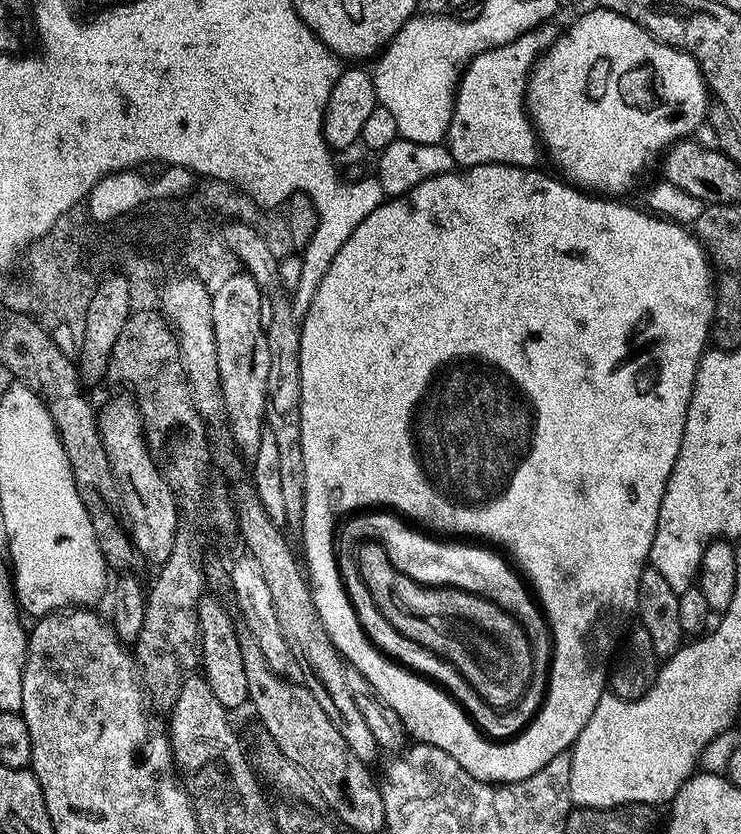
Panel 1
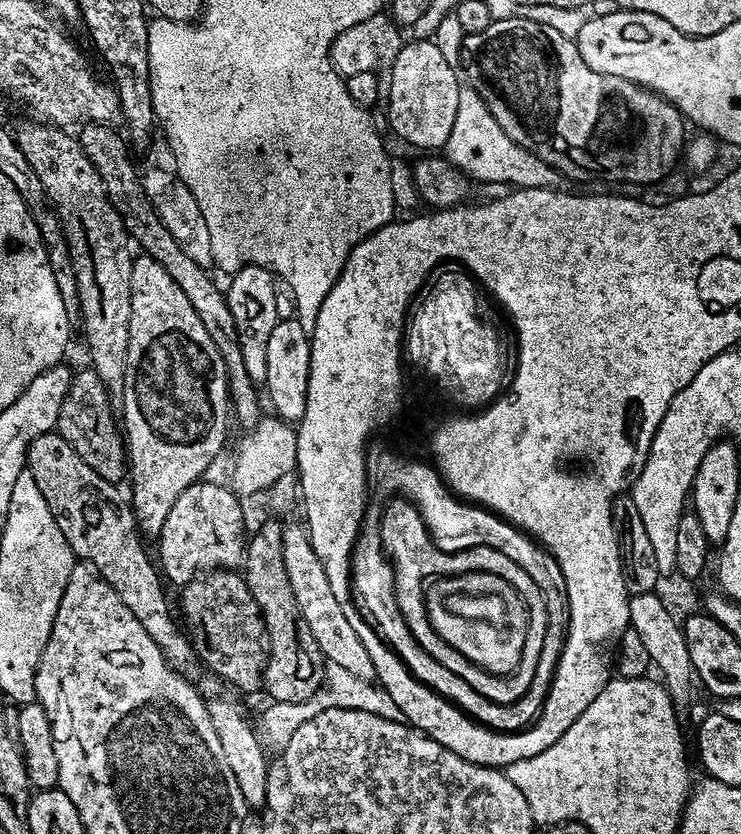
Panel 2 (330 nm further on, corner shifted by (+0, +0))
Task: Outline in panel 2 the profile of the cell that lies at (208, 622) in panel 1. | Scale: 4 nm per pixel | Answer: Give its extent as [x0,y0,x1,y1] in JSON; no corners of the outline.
[242,518,323,703]

